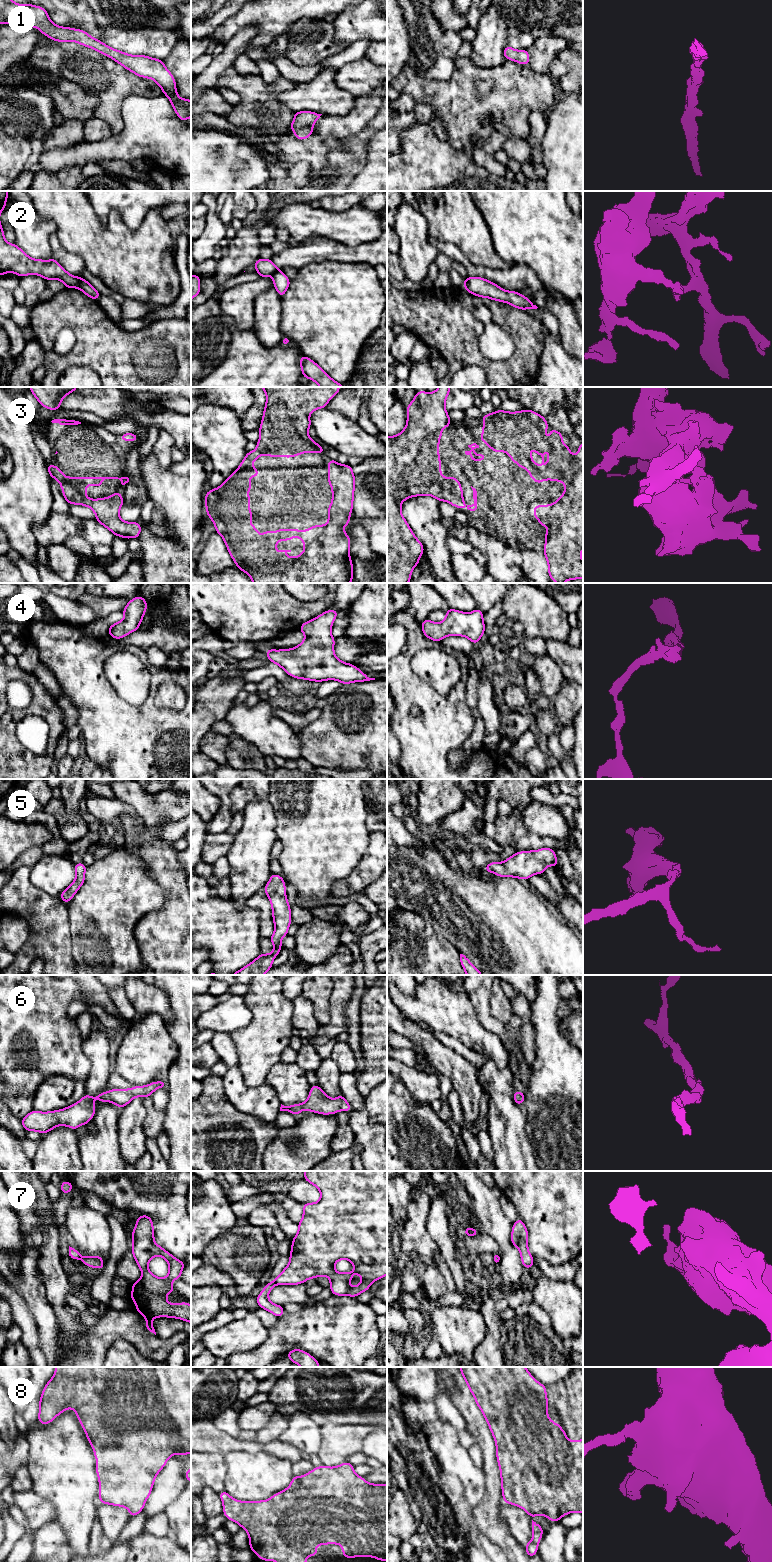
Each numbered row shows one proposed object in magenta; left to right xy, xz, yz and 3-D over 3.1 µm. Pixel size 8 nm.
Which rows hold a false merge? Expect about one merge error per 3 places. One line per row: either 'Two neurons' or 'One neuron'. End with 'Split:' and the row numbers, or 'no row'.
1: One neuron
2: Two neurons
3: One neuron
4: One neuron
5: One neuron
6: One neuron
7: Two neurons
8: One neuron
Split: 2, 7

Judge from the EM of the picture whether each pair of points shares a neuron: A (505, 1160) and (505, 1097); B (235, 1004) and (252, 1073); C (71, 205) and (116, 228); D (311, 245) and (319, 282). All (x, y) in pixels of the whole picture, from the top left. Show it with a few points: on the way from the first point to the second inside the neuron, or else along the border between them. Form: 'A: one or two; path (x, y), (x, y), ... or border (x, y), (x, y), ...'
A: one; path (507, 1144), (505, 1113)
B: two; border (245, 1004), (251, 1013), (251, 1020), (230, 1033)
C: one; path (82, 216), (98, 232), (105, 232)
D: two; border (339, 261), (313, 261), (298, 269)

